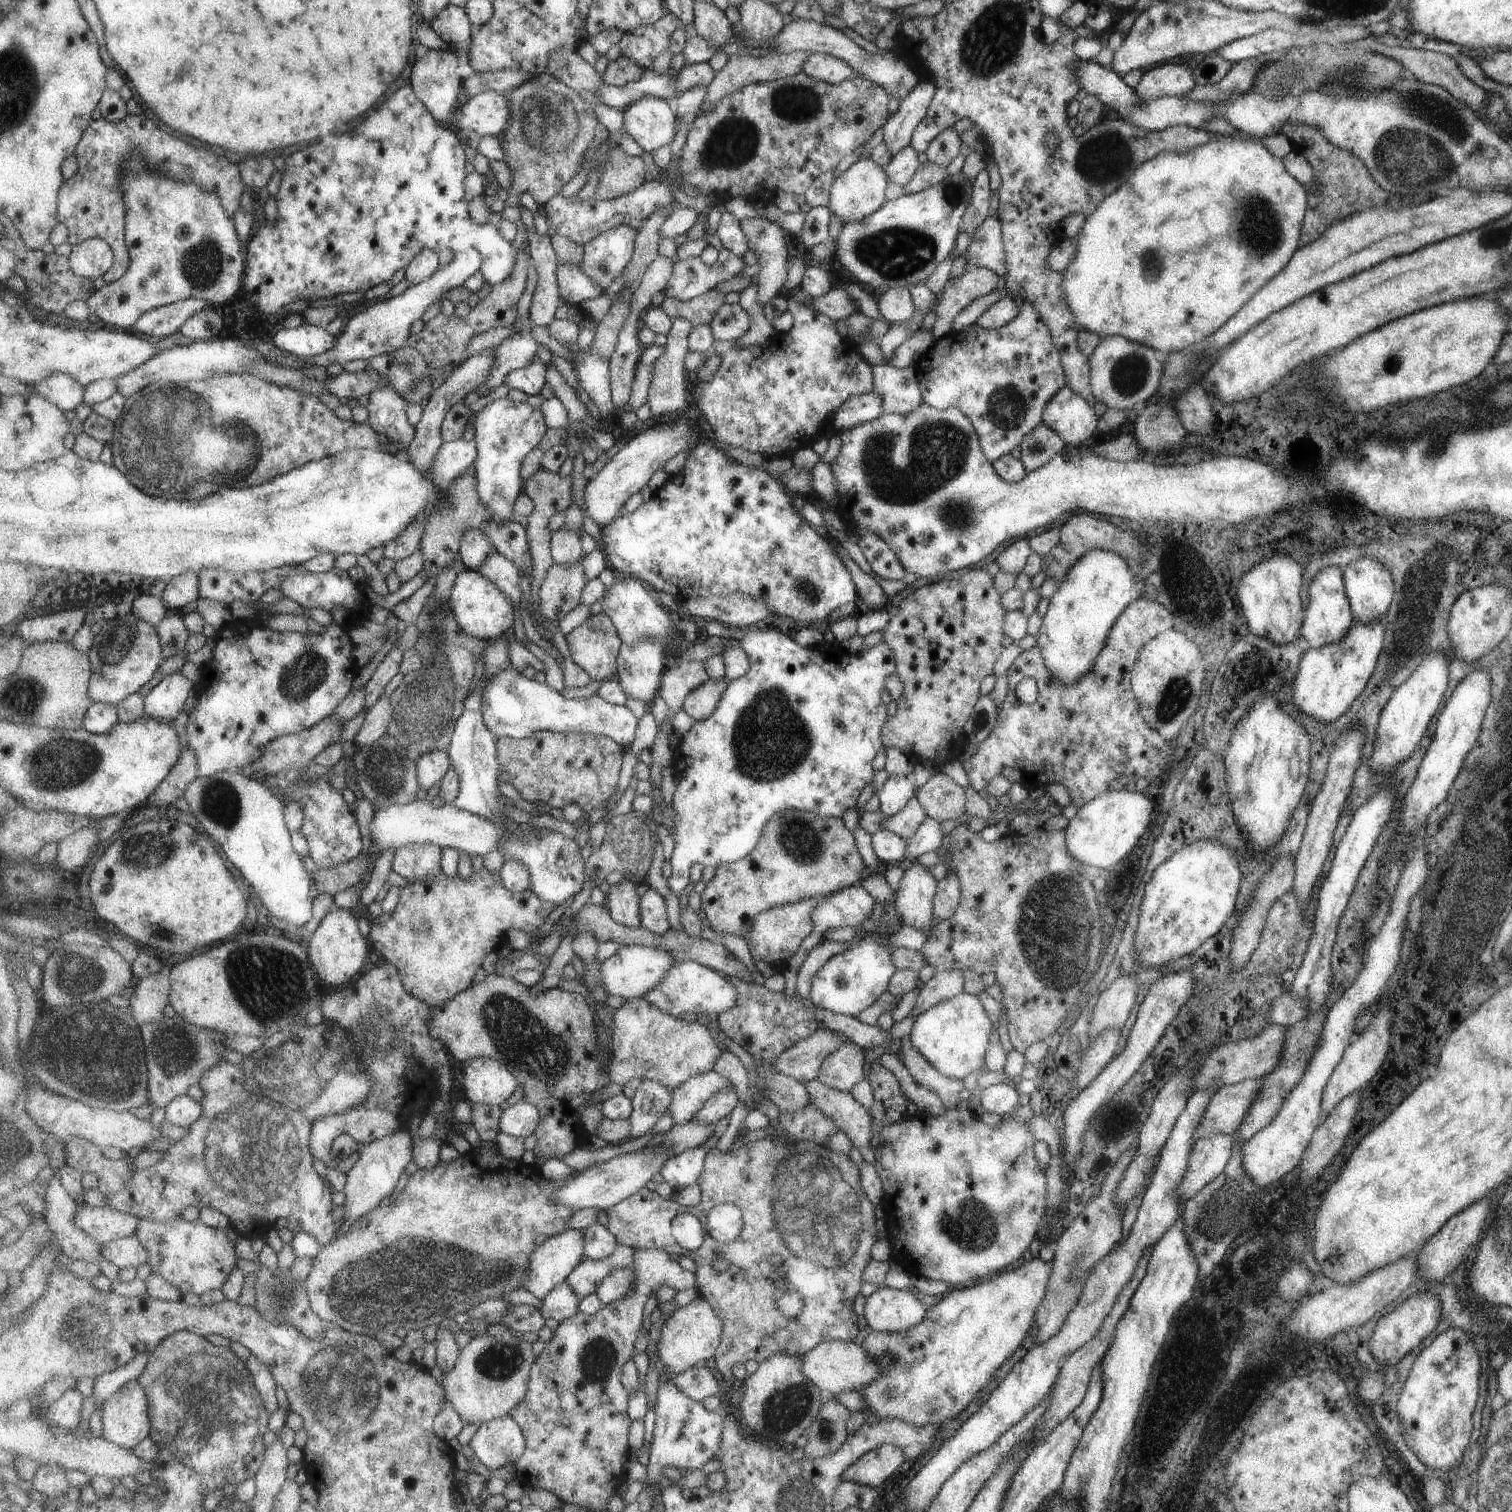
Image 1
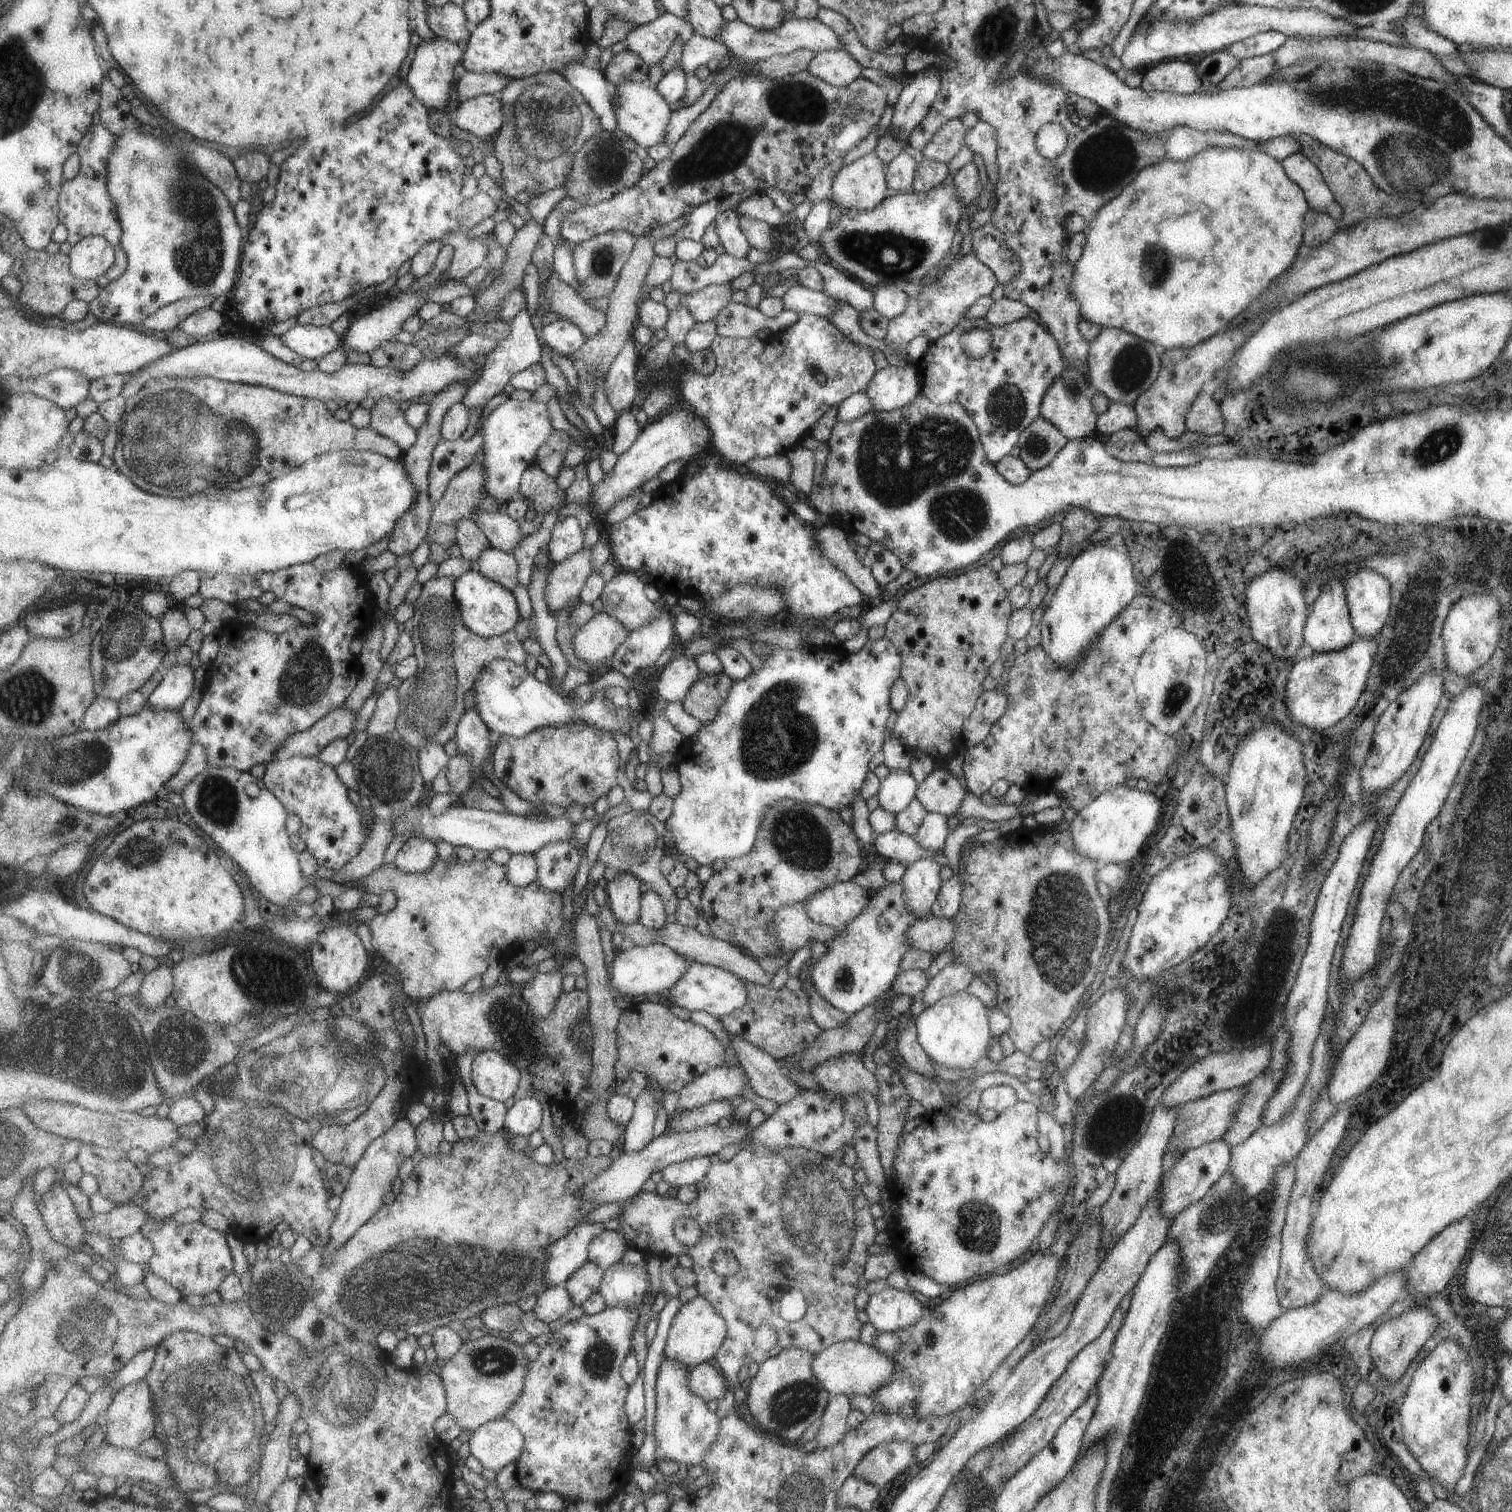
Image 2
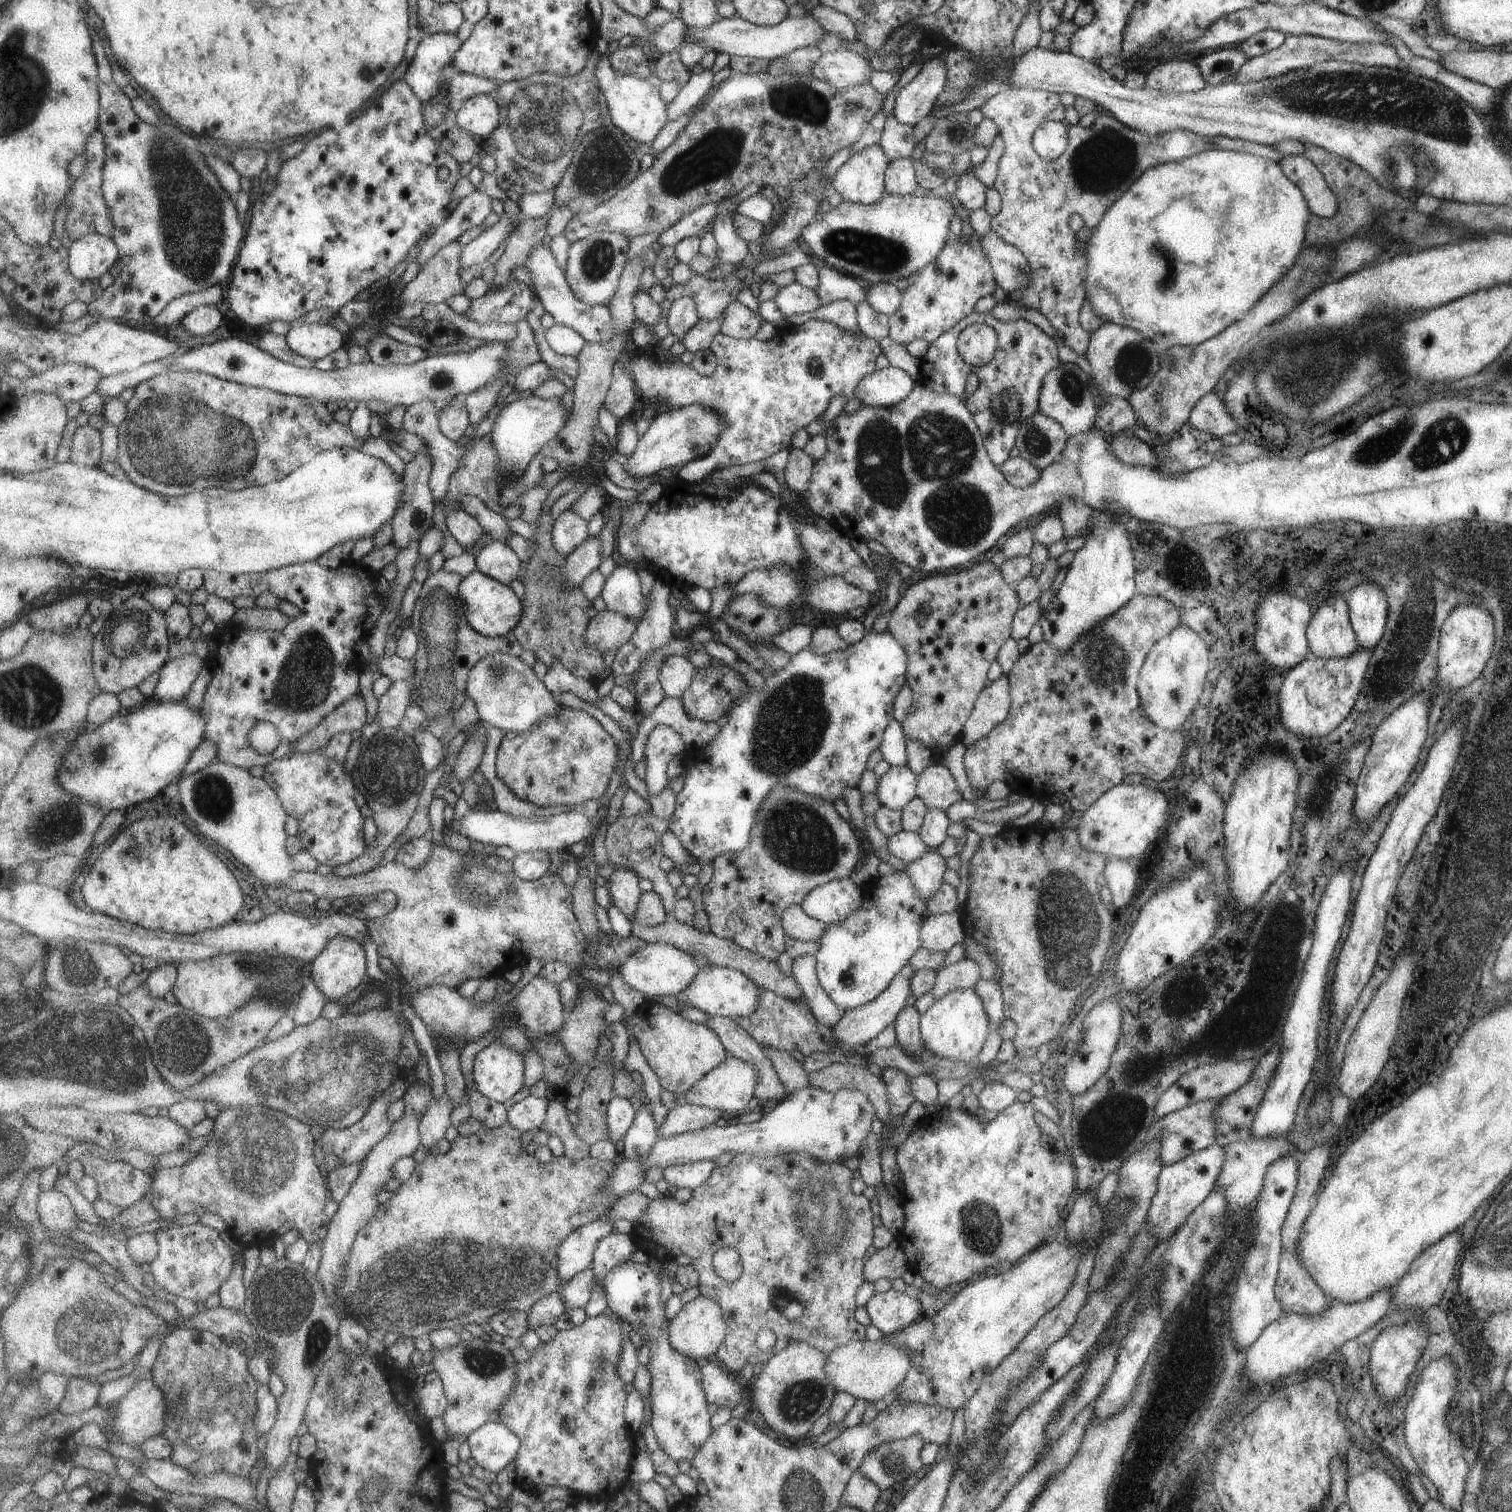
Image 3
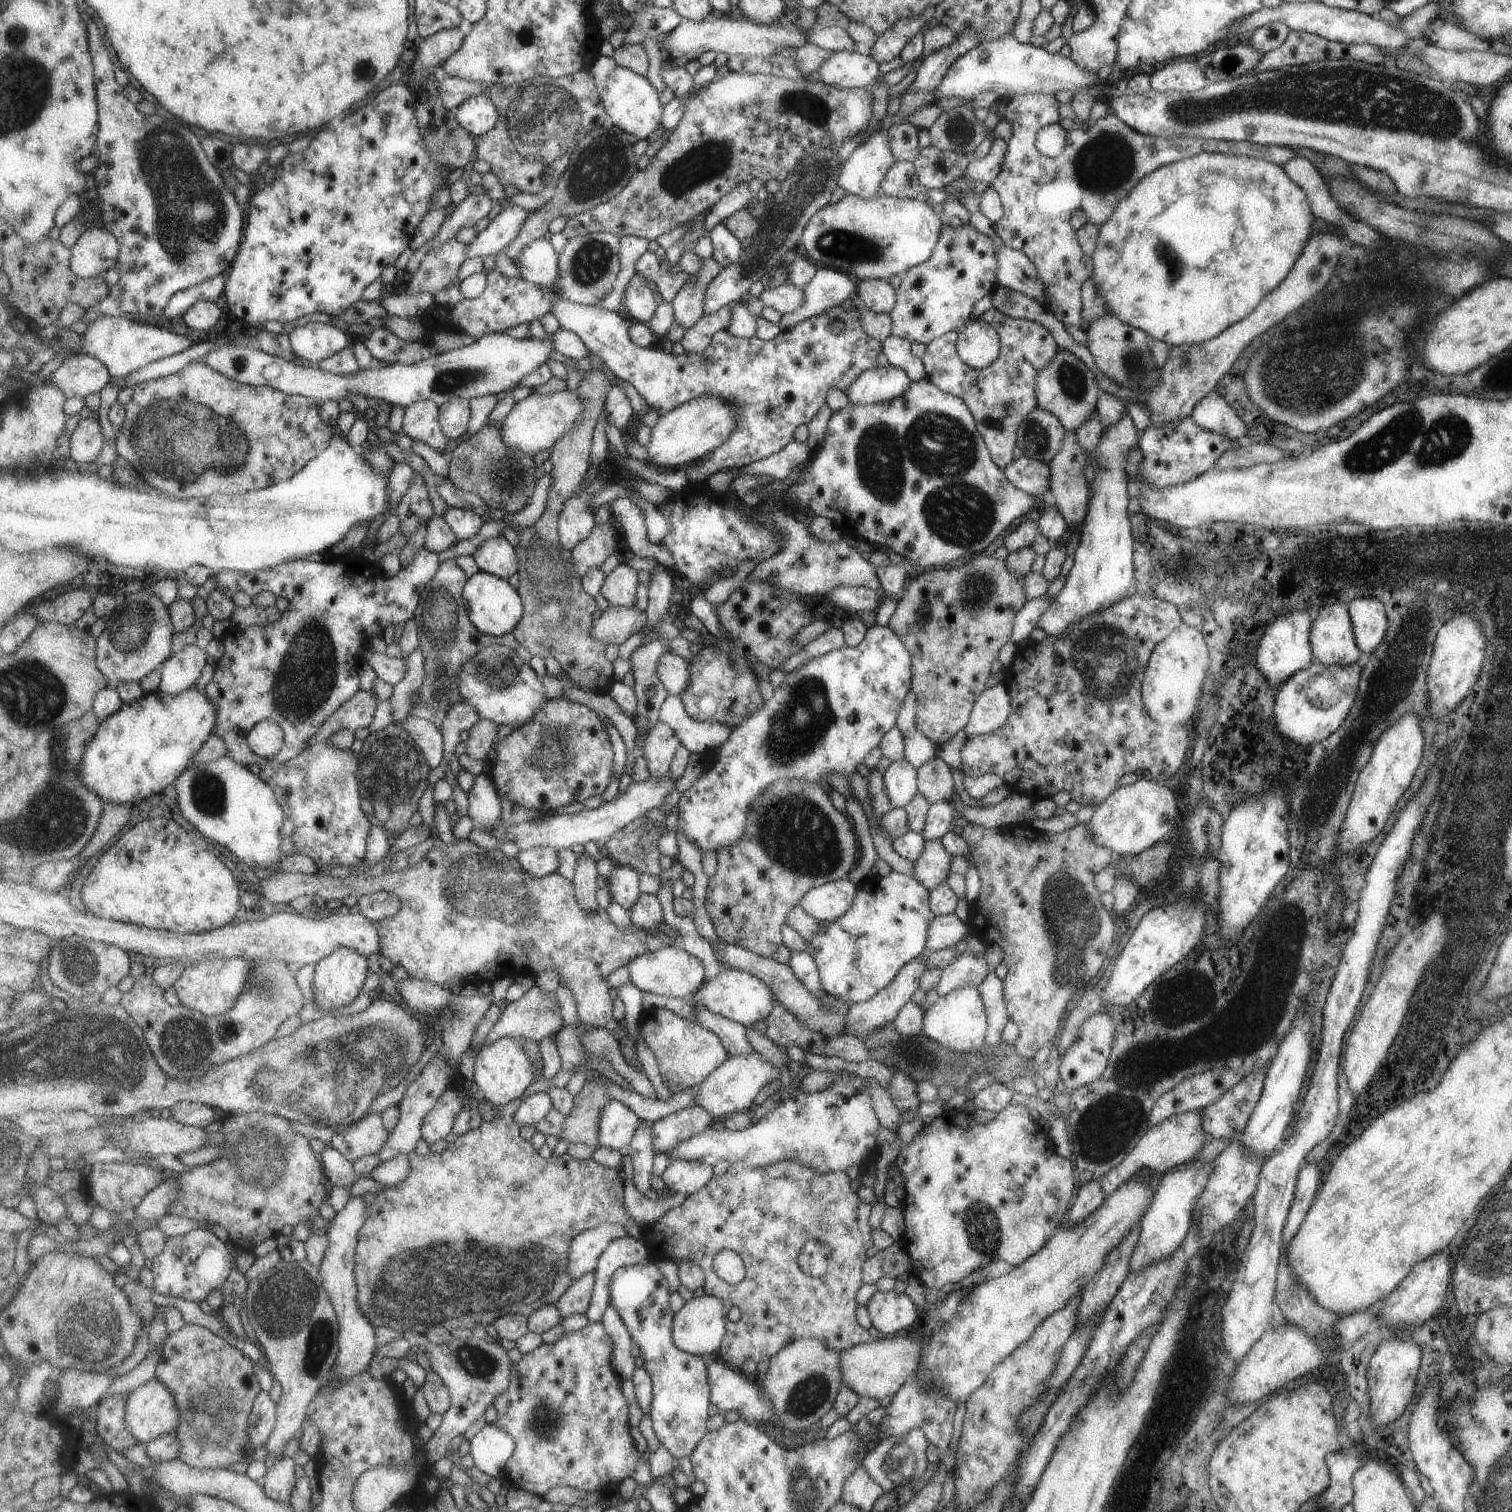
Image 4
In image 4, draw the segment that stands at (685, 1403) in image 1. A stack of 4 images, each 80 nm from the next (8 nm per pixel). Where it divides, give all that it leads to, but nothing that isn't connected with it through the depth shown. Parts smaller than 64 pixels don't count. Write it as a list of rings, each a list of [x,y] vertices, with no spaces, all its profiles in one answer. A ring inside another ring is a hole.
[[[643,1262],[617,1269],[611,1281],[611,1302],[625,1321],[633,1340],[641,1348],[643,1366],[654,1382],[650,1415],[659,1440],[676,1459],[690,1456],[708,1433],[709,1406],[712,1403],[710,1359],[681,1350],[674,1341],[675,1314],[669,1304],[669,1282],[657,1264]]]

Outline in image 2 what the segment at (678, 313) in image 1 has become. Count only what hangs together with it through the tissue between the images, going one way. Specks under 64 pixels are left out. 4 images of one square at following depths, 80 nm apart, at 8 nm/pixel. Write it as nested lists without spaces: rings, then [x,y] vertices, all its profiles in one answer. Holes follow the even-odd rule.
[[[730,281],[723,284],[712,284],[694,293],[682,293],[672,288],[666,295],[664,303],[670,311],[681,305],[687,305],[691,309],[696,322],[704,323],[715,321],[719,313],[731,304],[733,294],[735,294],[735,290],[733,290]]]

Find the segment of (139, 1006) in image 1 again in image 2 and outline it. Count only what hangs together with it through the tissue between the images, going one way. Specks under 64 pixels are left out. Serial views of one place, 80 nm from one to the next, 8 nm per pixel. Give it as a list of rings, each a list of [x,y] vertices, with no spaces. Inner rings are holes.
[[[169,962],[161,964],[144,978],[139,989],[141,1002],[150,1009],[164,1005],[165,1000],[172,996],[174,980],[173,966]]]

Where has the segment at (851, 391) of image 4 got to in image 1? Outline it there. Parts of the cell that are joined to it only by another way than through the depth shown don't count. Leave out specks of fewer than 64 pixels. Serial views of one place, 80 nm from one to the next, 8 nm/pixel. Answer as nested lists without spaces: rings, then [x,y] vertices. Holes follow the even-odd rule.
[[[885,363],[873,365],[874,389],[872,392],[881,398],[881,413],[911,412],[921,401],[914,365],[897,368]]]

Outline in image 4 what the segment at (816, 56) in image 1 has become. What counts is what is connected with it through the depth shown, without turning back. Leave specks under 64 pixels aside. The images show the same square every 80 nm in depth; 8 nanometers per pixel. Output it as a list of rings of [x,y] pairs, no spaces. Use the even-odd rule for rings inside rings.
[[[835,51],[811,75],[839,89],[867,88],[879,74],[878,63],[865,53]]]

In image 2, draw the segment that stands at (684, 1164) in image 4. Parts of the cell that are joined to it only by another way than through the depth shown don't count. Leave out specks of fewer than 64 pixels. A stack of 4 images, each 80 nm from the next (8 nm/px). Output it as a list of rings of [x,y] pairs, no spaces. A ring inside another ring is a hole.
[[[710,1156],[691,1157],[669,1165],[661,1174],[671,1188],[678,1190],[685,1185],[698,1185],[710,1172],[711,1165]]]

